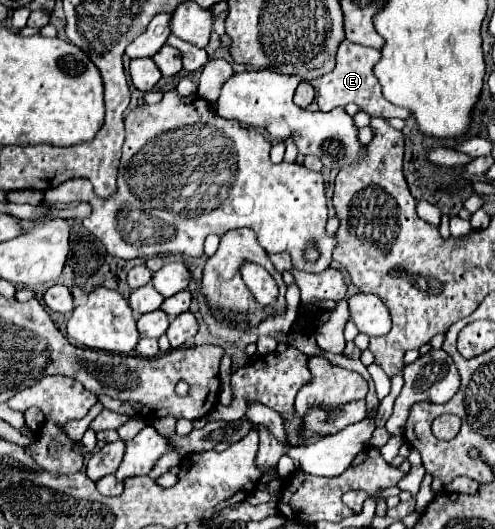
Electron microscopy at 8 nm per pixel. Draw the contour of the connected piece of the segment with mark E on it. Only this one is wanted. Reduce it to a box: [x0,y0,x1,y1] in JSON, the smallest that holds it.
[311,40,411,120]

